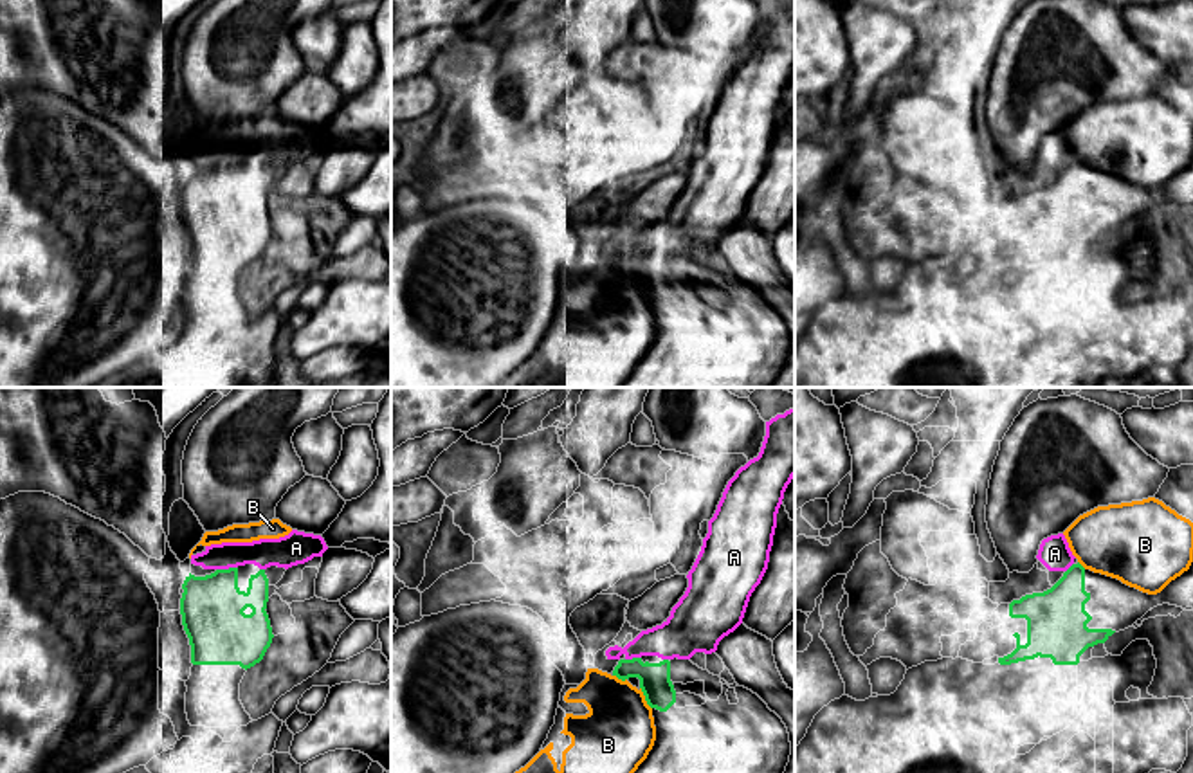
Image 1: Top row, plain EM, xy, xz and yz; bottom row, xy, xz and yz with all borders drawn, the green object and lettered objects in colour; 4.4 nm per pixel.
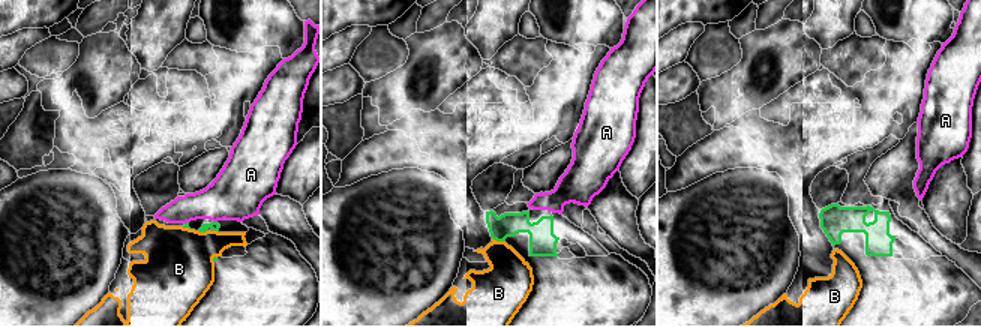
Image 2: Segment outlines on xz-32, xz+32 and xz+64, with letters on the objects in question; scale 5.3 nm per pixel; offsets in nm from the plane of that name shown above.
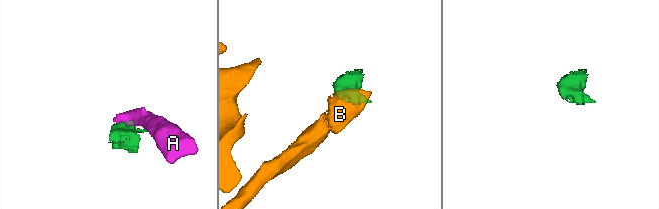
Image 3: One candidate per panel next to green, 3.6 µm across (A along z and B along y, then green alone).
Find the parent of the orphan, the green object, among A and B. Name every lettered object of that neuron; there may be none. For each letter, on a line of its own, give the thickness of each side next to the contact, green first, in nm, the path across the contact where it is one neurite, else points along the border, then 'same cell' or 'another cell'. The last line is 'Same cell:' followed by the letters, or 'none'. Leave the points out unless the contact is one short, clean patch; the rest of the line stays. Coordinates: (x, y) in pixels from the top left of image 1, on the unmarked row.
A: calibres 280 and 130 nm; border xy (236, 163), (217, 166); another cell
B: calibres 140 and 320 nm; border xz (640, 283), (651, 305); another cell
Same cell: none

